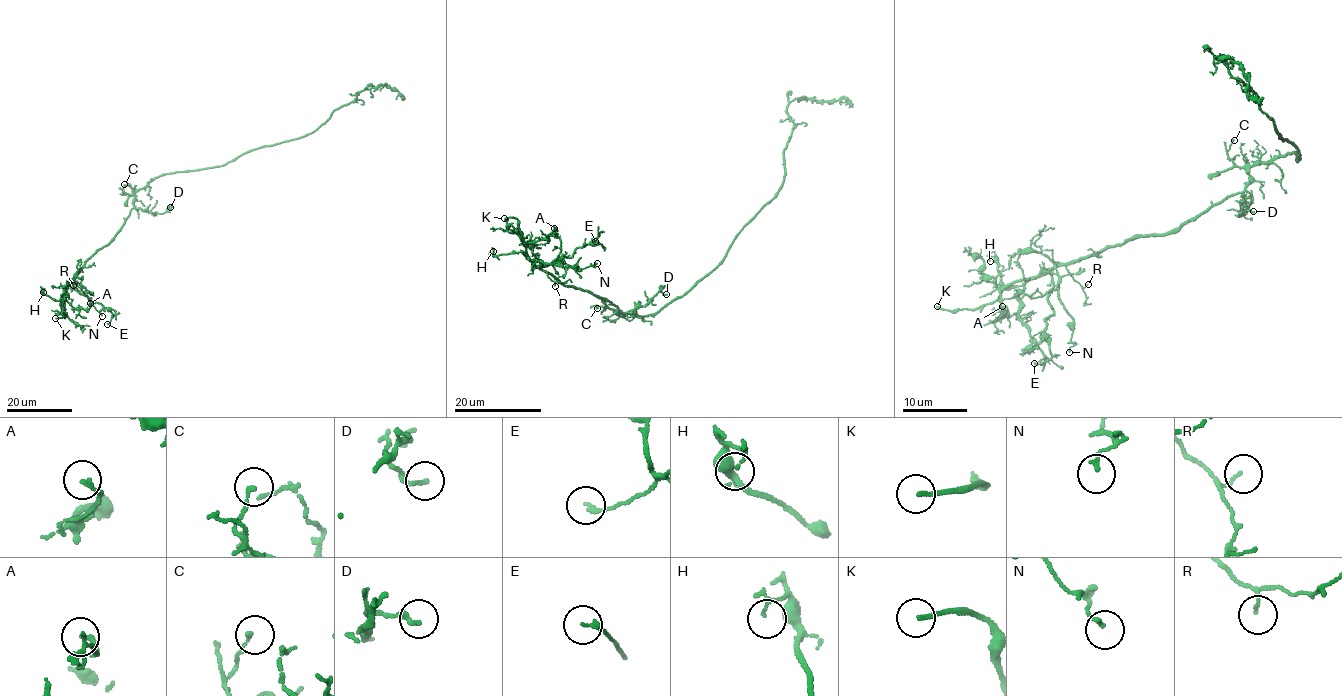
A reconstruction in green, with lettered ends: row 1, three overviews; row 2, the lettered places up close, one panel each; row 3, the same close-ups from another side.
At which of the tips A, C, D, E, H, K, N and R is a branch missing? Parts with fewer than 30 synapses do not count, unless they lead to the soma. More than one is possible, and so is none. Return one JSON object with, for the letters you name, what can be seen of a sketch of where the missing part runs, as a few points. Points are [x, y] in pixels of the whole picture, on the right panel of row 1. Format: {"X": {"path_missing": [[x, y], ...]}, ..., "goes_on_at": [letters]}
{"goes_on_at": ["K"]}

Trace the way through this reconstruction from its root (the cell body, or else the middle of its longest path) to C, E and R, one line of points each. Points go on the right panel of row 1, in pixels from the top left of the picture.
C: (1295, 155), (1291, 151), (1265, 162), (1257, 161), (1239, 167), (1227, 154), (1229, 144), (1234, 140)
E: (1295, 155), (1259, 161), (1245, 190), (1176, 228), (1052, 270), (1051, 357), (1034, 363)
R: (1295, 155), (1259, 161), (1248, 170), (1245, 190), (1176, 228), (1139, 235), (1067, 266), (1073, 279), (1088, 284)

